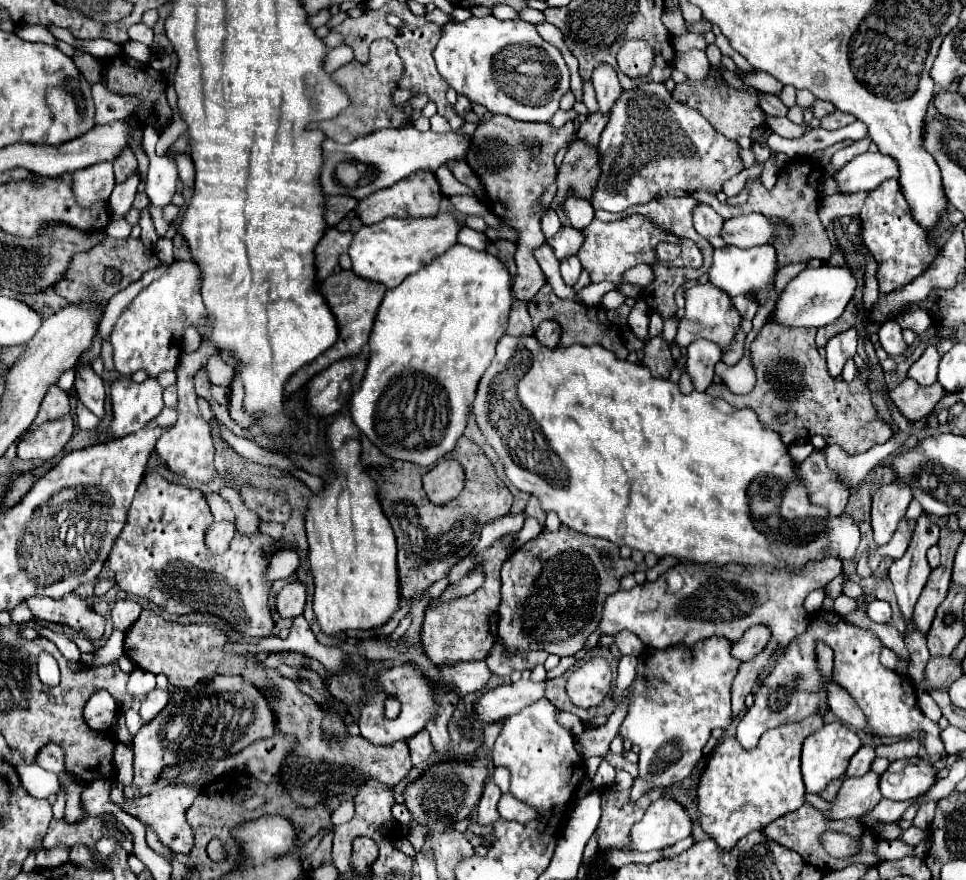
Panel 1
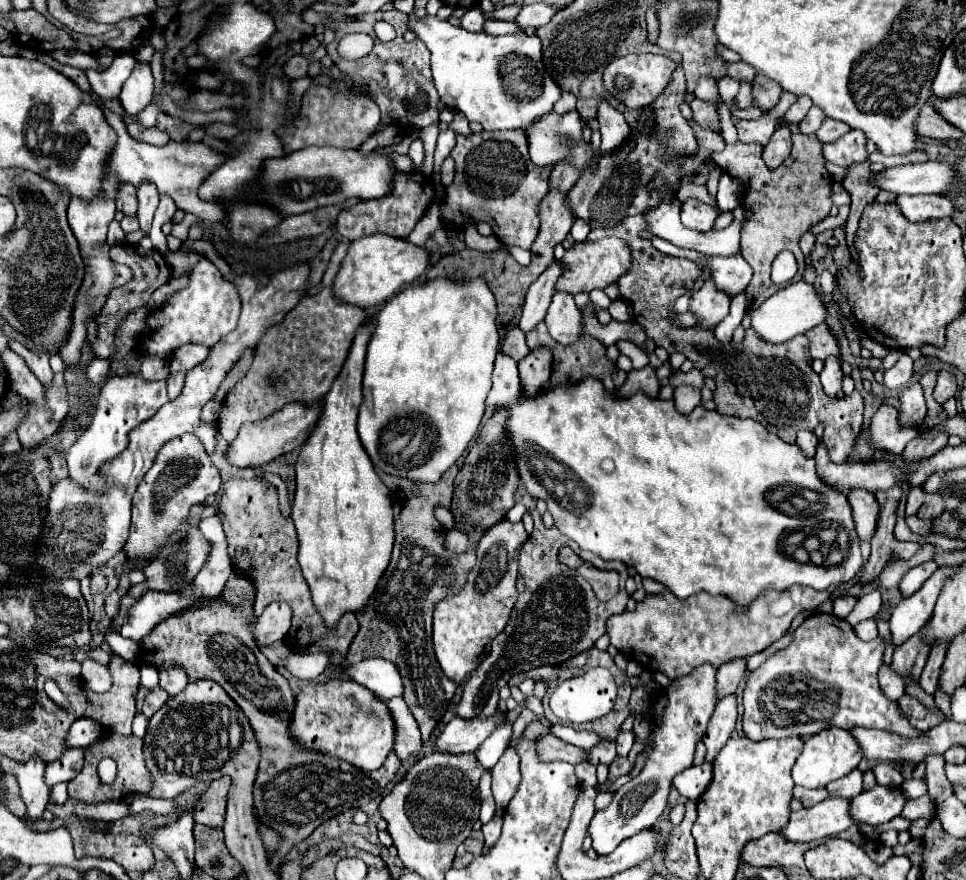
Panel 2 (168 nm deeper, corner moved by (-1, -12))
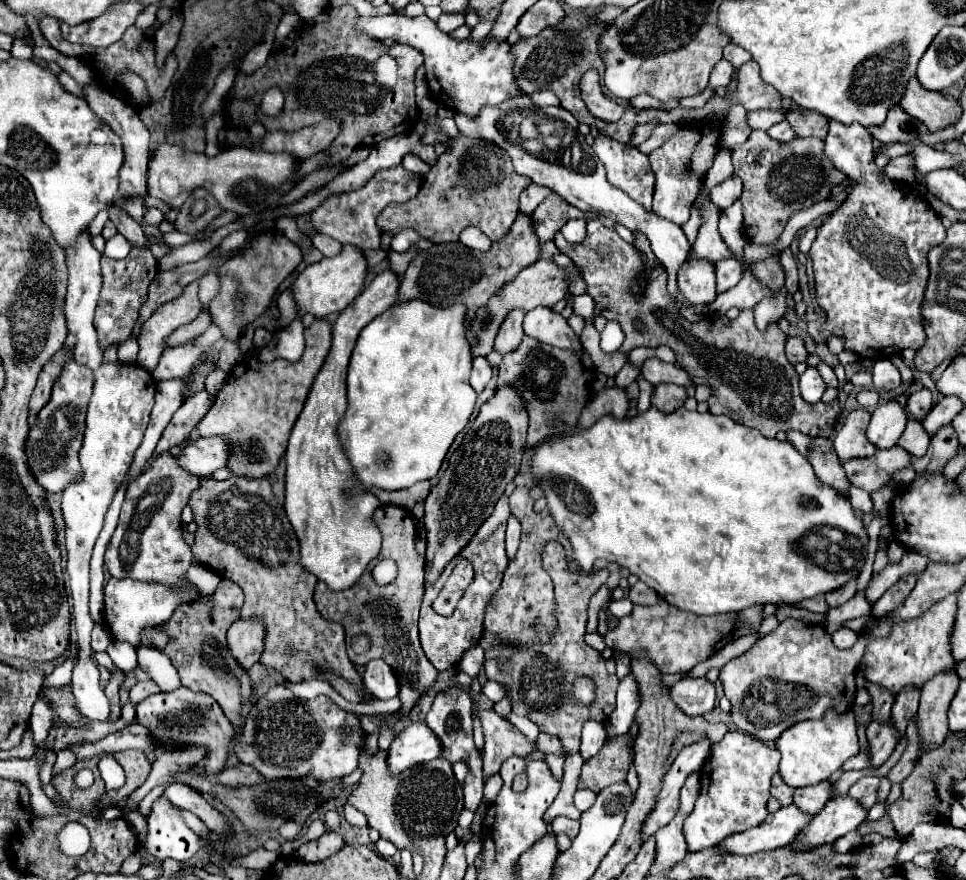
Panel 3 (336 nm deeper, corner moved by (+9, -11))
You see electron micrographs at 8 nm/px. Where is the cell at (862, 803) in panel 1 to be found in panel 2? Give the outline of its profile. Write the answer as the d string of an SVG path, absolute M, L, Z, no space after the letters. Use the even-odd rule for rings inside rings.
M825 799L809 809L791 813L789 823L777 831L777 835L791 843L807 843L837 835L851 827L849 801Z

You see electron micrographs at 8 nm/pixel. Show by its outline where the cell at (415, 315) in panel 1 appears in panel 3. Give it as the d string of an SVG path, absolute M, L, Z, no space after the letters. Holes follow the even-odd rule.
M421 300L393 304L361 330L347 372L349 408L337 430L361 486L403 490L437 476L447 450L467 426L475 408L477 392L469 386L471 366L473 354L467 340L467 314L459 302L447 308L429 306Z

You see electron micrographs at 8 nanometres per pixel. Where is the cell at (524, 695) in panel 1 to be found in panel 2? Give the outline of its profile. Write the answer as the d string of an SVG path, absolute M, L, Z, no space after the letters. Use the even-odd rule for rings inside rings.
M495 713L491 719L459 719L453 717L433 741L433 749L441 753L473 753L503 721L505 713Z

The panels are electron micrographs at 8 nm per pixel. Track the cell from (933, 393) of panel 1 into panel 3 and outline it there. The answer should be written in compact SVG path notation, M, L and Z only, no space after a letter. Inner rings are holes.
M863 408L853 410L847 416L843 428L839 430L839 434L833 440L833 448L839 456L839 460L865 458L865 456L873 456L877 452L877 446L873 446L873 442L869 442L869 438L865 438L869 418L871 418L871 412L867 412Z

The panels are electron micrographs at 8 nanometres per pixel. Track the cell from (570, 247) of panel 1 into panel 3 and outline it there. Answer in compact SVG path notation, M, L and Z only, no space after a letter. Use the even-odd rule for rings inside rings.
M511 310L507 314L507 318L501 324L499 334L495 338L495 350L497 352L507 354L507 352L515 350L521 344L521 338L523 338L523 326L521 326L523 316L525 316L523 310Z

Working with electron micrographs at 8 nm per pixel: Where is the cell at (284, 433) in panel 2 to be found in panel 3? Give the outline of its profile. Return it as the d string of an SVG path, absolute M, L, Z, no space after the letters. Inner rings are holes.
M195 438L183 448L179 462L199 478L211 476L229 462L229 442L225 438Z

